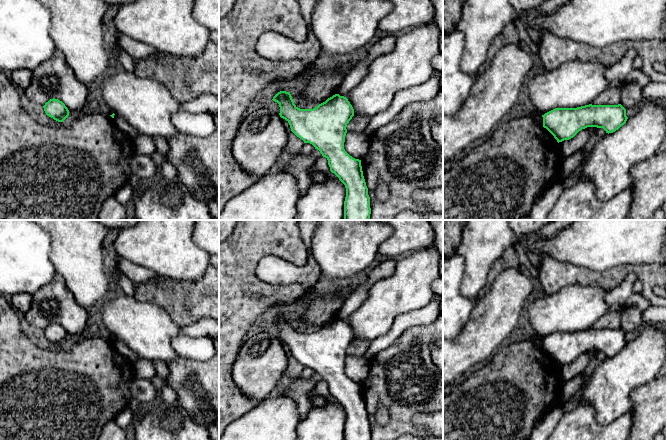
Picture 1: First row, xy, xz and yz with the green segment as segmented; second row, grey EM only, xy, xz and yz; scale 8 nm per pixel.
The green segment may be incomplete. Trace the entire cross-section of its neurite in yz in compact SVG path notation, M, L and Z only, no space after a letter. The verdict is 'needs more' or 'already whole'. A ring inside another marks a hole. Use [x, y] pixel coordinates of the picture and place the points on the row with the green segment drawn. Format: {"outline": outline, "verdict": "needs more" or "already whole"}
{"outline": "M585 105L577 108L555 108L544 115L543 127L562 142L573 138L587 127L603 128L613 133L623 126L628 117L621 105Z", "verdict": "already whole"}

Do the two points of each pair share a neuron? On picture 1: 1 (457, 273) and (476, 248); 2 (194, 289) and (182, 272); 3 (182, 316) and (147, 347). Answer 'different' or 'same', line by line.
1: different
2: different
3: different

